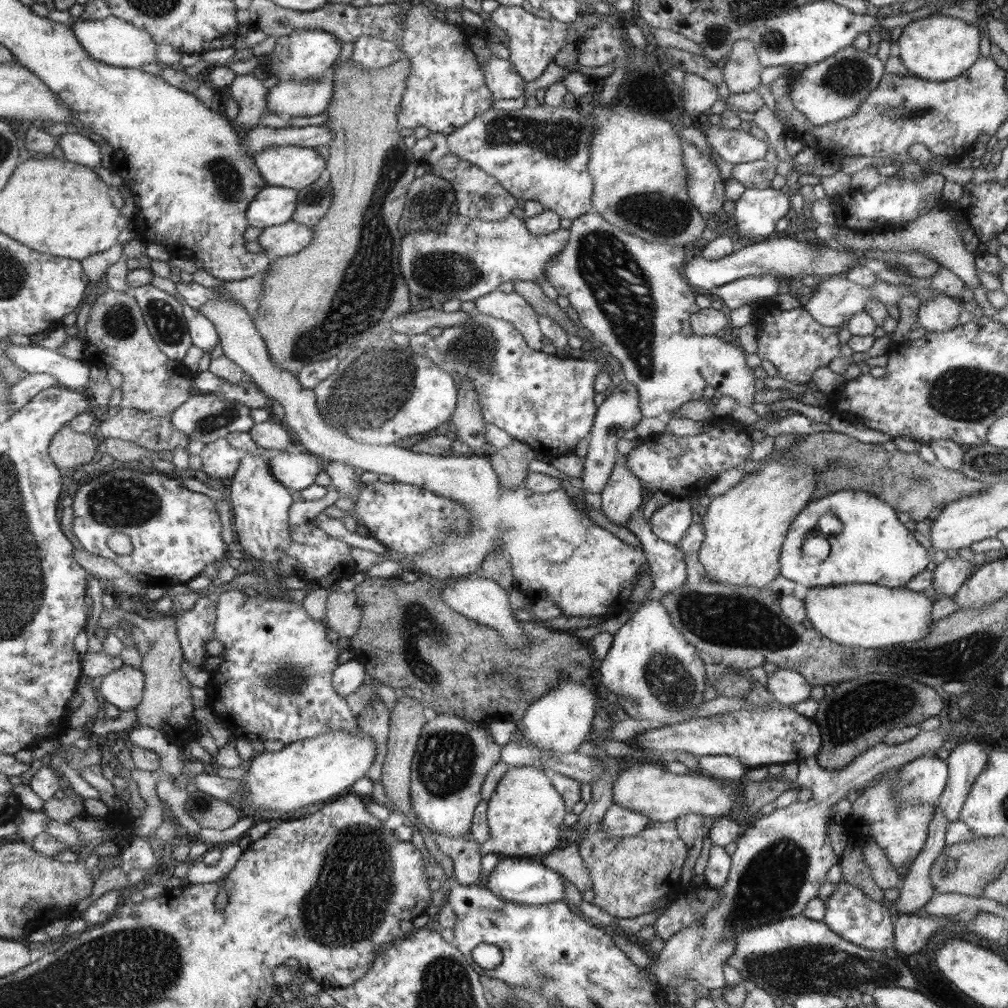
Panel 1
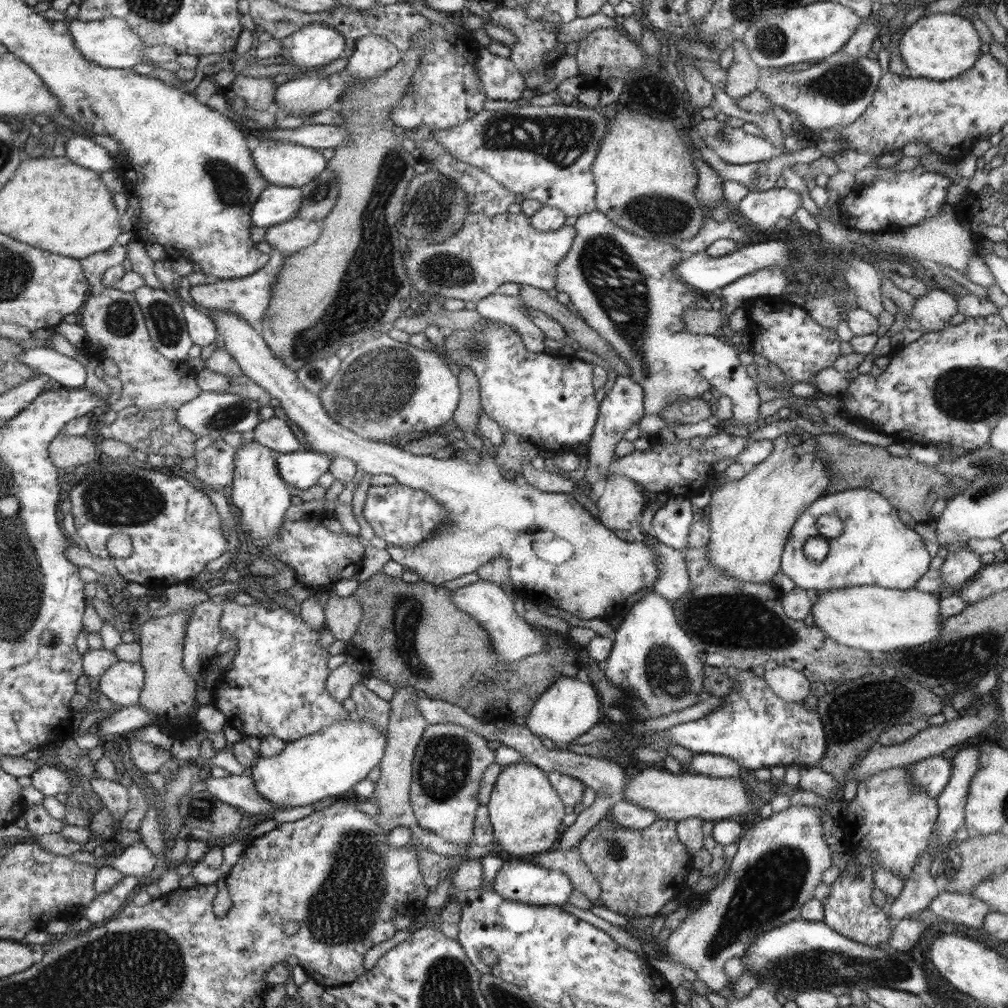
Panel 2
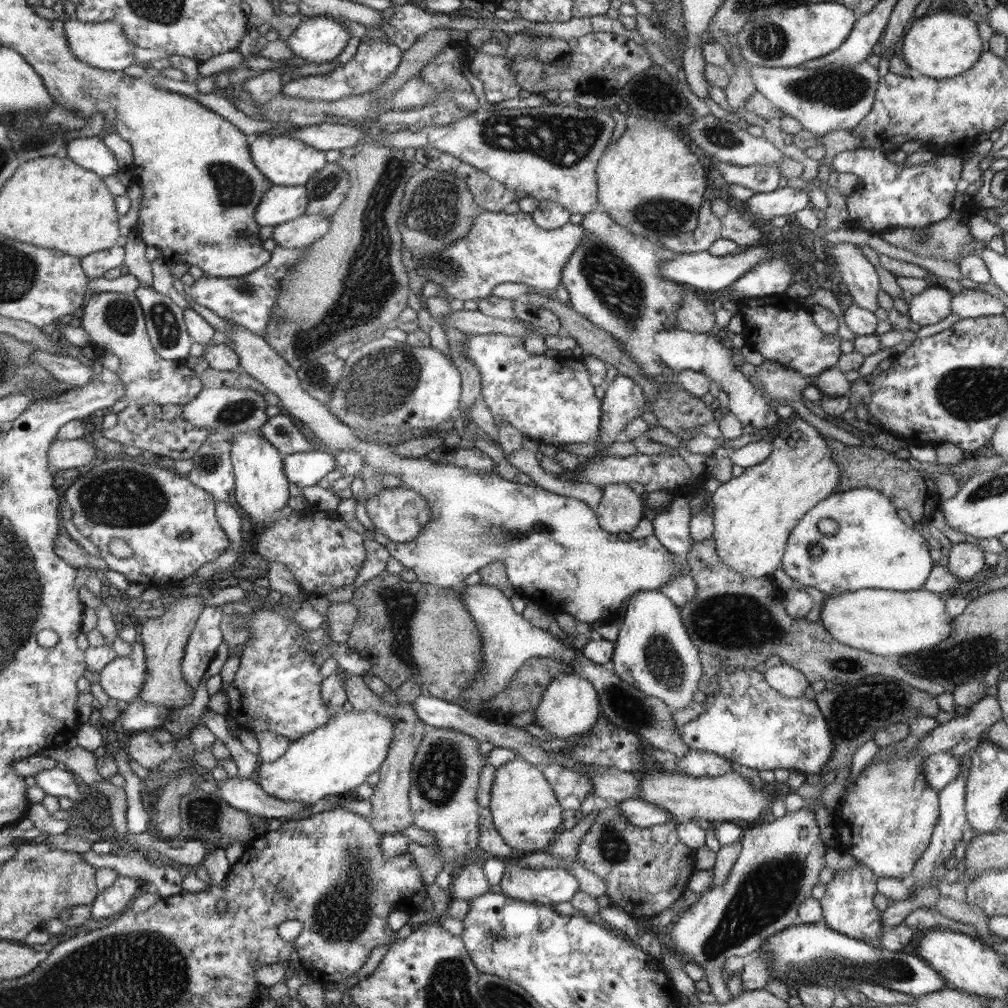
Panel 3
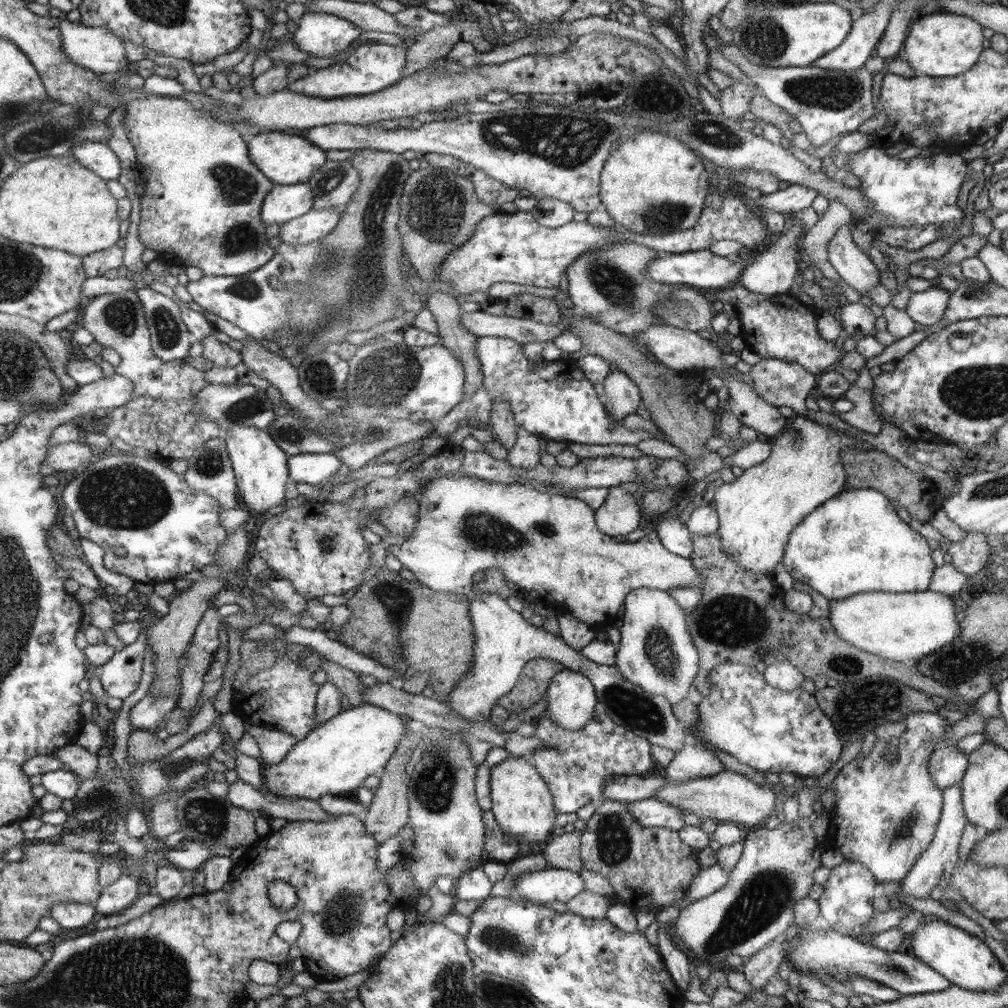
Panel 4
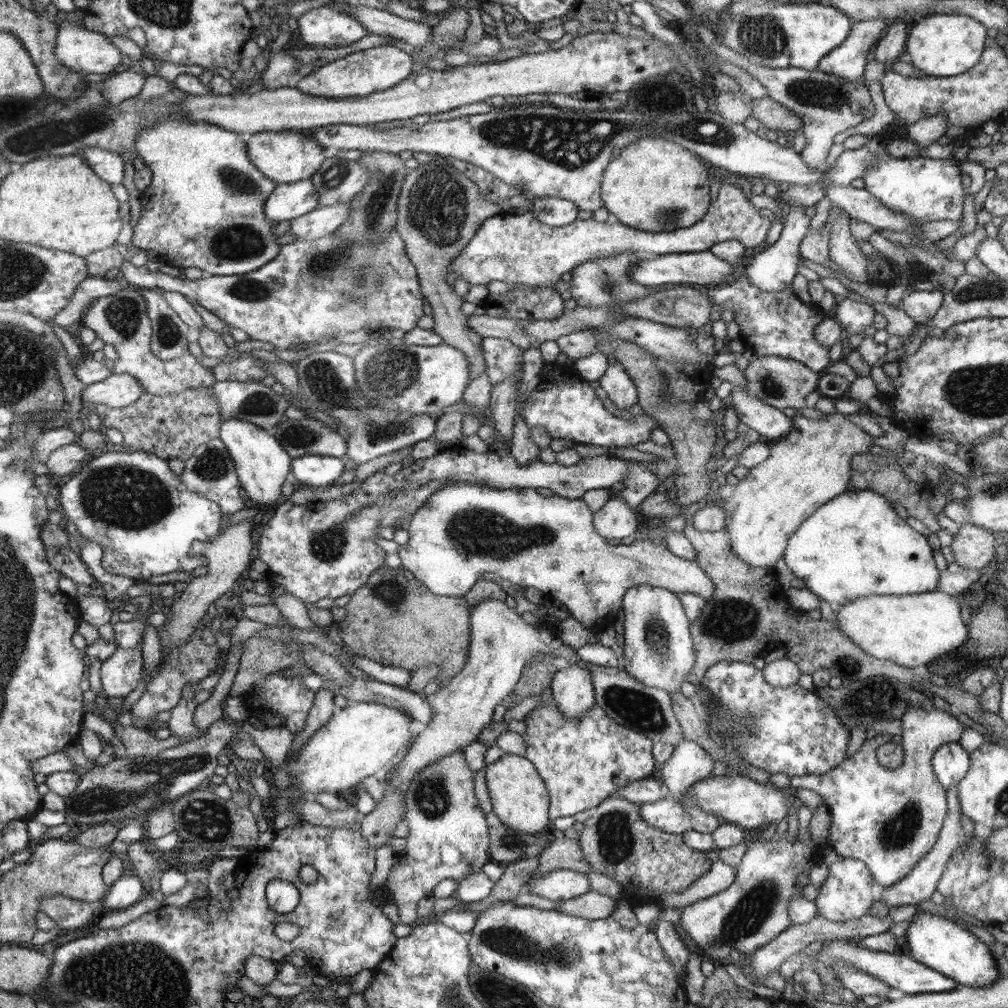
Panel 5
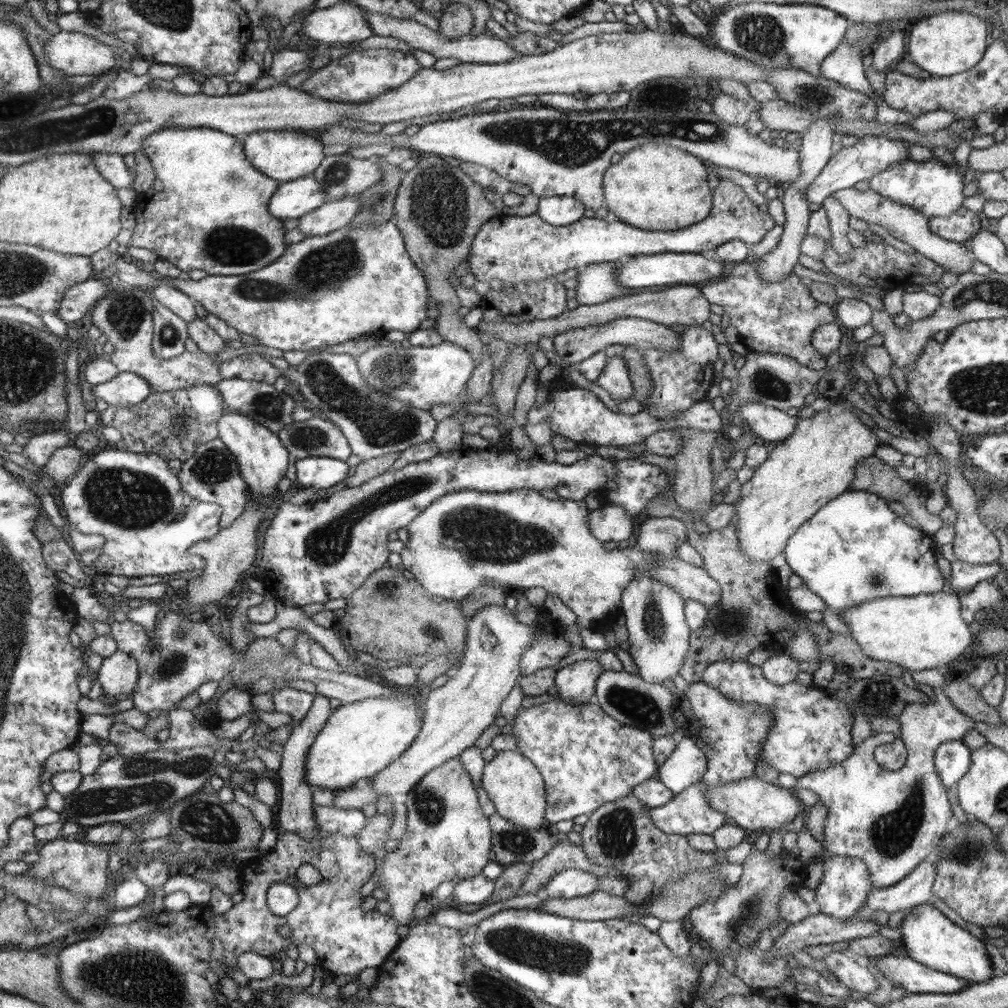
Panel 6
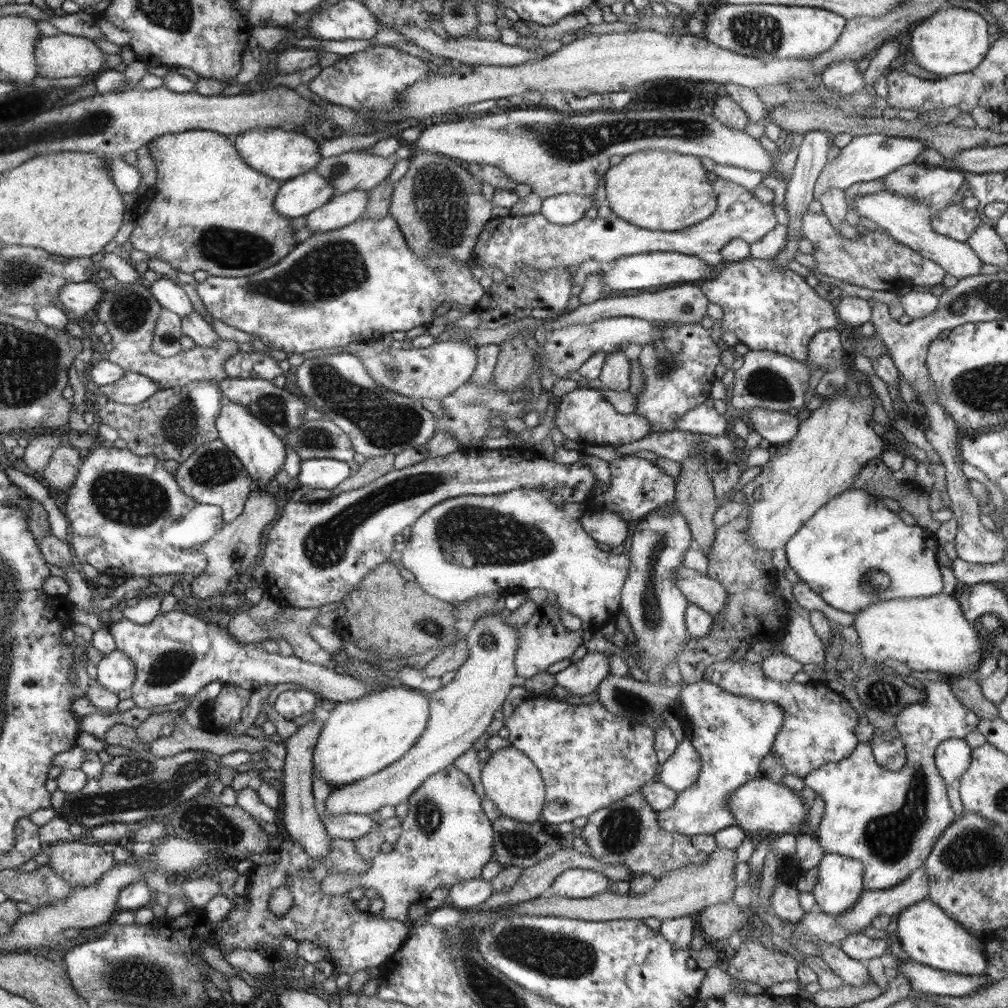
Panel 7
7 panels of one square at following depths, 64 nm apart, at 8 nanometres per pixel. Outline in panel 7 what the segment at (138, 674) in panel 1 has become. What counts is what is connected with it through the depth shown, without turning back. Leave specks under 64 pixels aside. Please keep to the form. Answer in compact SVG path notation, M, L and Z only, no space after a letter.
M116 649L100 659L96 676L102 687L118 694L132 688L136 677L135 664L127 654Z

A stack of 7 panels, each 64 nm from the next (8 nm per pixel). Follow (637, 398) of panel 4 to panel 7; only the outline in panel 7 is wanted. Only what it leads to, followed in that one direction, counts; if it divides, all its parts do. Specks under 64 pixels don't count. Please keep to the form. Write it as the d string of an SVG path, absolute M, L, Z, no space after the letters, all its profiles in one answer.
M622 351L607 353L606 361L600 373L600 388L629 390L631 386L631 360Z

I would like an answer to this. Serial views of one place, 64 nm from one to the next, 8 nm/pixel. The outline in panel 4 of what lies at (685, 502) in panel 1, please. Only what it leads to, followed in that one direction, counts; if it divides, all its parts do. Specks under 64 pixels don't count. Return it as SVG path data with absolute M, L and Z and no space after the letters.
M680 514L661 519L655 529L659 540L669 552L690 559L693 554L693 543L687 524L680 520Z

